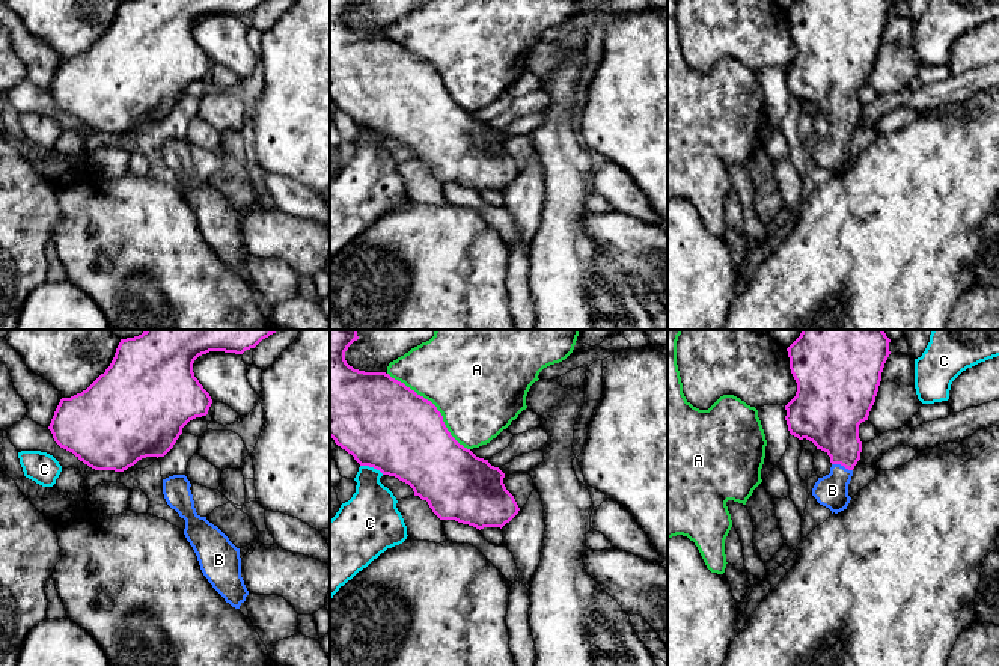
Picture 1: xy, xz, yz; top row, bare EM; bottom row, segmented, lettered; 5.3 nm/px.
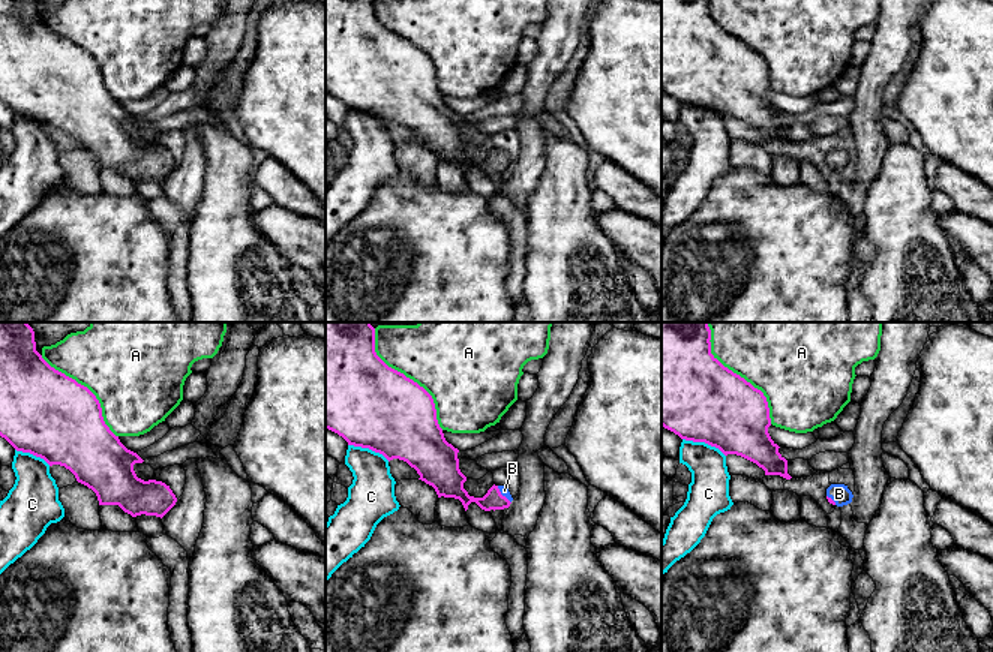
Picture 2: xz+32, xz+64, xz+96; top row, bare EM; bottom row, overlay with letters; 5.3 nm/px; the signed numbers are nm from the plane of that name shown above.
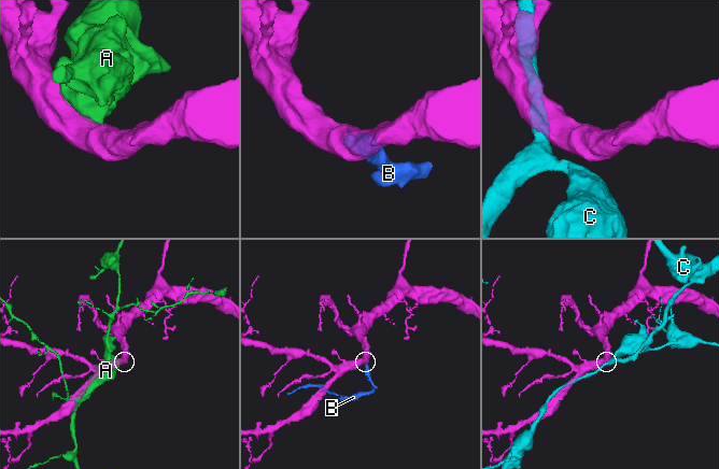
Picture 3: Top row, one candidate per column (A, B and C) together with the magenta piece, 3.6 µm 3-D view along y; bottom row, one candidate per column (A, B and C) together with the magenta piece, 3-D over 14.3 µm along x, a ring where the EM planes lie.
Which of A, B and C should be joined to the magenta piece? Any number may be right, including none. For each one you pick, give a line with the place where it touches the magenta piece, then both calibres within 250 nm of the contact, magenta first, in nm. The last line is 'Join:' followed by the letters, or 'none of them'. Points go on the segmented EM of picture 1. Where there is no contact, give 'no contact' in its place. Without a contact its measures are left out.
B: meets magenta in yz at (843, 464); 320 nm thick on the magenta side, 180 nm on the other
Join: B

